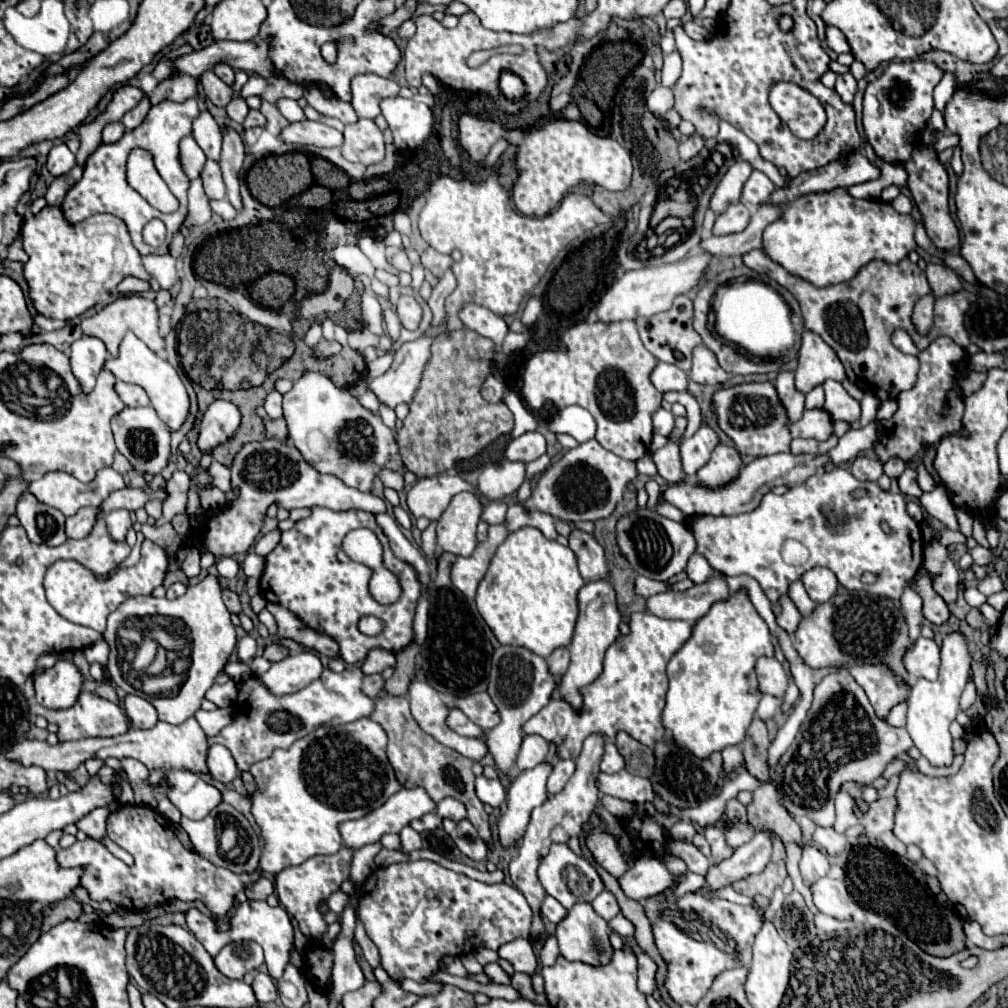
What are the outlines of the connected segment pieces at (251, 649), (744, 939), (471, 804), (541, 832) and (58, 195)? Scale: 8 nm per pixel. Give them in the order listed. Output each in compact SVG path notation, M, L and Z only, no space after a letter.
M244 635L244 637L238 641L236 649L238 649L238 659L242 659L242 661L252 661L252 657L256 655L256 641L254 641L250 635Z
M670 889L648 897L642 907L648 915L654 943L666 961L666 991L674 1003L696 1005L722 971L750 965L752 943L762 927L758 909L706 899L698 893L676 897Z
M382 695L376 701L378 703L376 703L376 709L370 715L370 719L378 721L388 733L388 759L390 759L390 765L394 767L398 783L406 789L410 789L410 785L424 787L424 791L428 791L432 801L440 801L444 797L460 799L468 809L468 821L478 829L480 837L490 845L488 813L484 811L482 801L474 793L474 779L476 777L472 773L472 761L460 753L456 753L454 749L440 745L434 737L424 733L410 713L406 695L402 695L402 697Z
M594 733L584 741L584 747L582 747L582 751L576 759L576 773L566 783L566 787L560 793L550 795L550 799L546 803L542 803L540 807L536 807L532 811L522 847L518 847L516 857L510 861L510 879L512 879L514 887L526 897L528 905L532 907L530 941L538 941L544 935L544 923L542 923L542 917L540 917L540 903L544 901L546 891L536 877L536 869L538 869L540 861L544 859L544 855L548 853L552 843L568 843L570 837L582 837L586 833L590 815L594 813L594 807L600 799L600 791L596 787L596 777L600 773L602 755L604 755L604 735Z
M76 165L70 173L66 173L66 175L62 175L62 177L56 177L54 183L48 187L48 193L44 195L46 205L48 205L48 207L60 207L62 201L64 201L64 195L68 193L68 189L70 189L74 183L80 181L80 177L82 177L82 167L80 167L80 165Z

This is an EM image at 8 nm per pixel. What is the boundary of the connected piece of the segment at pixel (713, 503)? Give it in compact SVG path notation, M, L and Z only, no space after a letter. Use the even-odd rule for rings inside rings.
M812 453L766 455L766 457L758 457L758 459L750 461L748 465L744 465L744 469L740 471L738 479L732 481L730 485L726 485L724 489L710 491L704 485L694 485L694 483L684 481L684 483L670 485L666 489L666 493L664 493L664 499L668 503L676 505L678 509L682 509L688 517L698 517L698 515L716 515L716 517L740 515L740 513L746 513L746 511L754 511L760 505L760 499L768 491L772 491L774 487L778 487L778 485L792 487L792 485L804 483L808 477L812 477L818 469L826 467L828 463L830 463L828 453L818 453L818 455L812 455Z

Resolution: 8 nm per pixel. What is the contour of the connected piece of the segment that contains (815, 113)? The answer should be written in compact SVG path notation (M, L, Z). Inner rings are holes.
M774 83L768 101L776 115L800 139L814 139L826 123L826 111L820 101L794 83Z

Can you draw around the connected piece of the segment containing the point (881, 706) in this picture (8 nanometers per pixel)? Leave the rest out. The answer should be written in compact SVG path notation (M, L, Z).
M856 665L850 667L852 677L866 691L874 713L878 719L886 719L890 709L908 699L910 685L906 681L898 681L892 675L890 667L884 665Z

